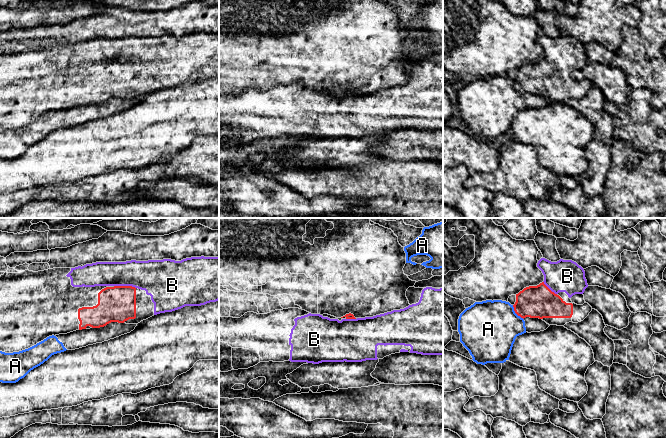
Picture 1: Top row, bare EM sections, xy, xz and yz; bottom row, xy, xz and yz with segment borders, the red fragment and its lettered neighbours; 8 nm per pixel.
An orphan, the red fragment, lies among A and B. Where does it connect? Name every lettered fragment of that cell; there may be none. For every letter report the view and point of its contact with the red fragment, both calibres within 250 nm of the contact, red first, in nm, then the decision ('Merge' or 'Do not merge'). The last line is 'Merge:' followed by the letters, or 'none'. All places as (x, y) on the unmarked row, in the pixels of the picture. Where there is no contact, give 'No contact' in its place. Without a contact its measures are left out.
A: Touches red at yz (516, 89). Thickness 260 nm (red) against 460 nm. Do not merge
B: Touches red at xy (125, 62). Thickness 280 nm (red) against 280 nm. Merge
Merge: B

